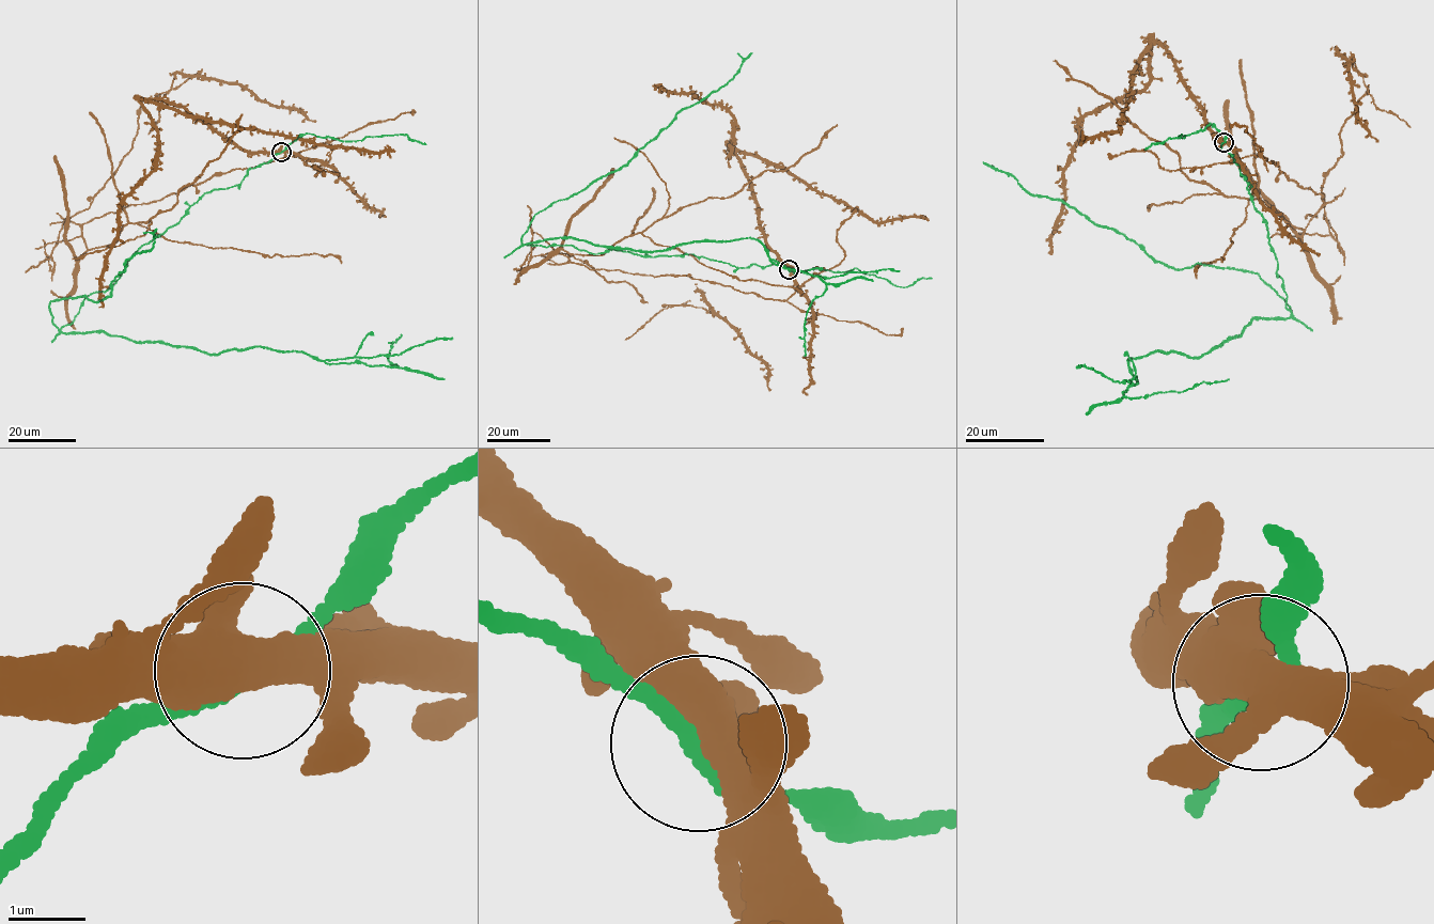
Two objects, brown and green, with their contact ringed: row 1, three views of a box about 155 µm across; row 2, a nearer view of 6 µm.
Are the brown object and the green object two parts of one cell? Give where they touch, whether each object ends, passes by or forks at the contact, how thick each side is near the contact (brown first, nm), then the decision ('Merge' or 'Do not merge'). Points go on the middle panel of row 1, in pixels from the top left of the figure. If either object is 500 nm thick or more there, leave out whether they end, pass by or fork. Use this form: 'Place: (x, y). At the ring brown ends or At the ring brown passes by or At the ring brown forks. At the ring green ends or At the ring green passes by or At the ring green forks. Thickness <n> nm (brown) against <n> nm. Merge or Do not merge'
Place: (789, 269). At the ring brown forks. At the ring green passes by. Thickness 480 nm (brown) against 200 nm. Merge

